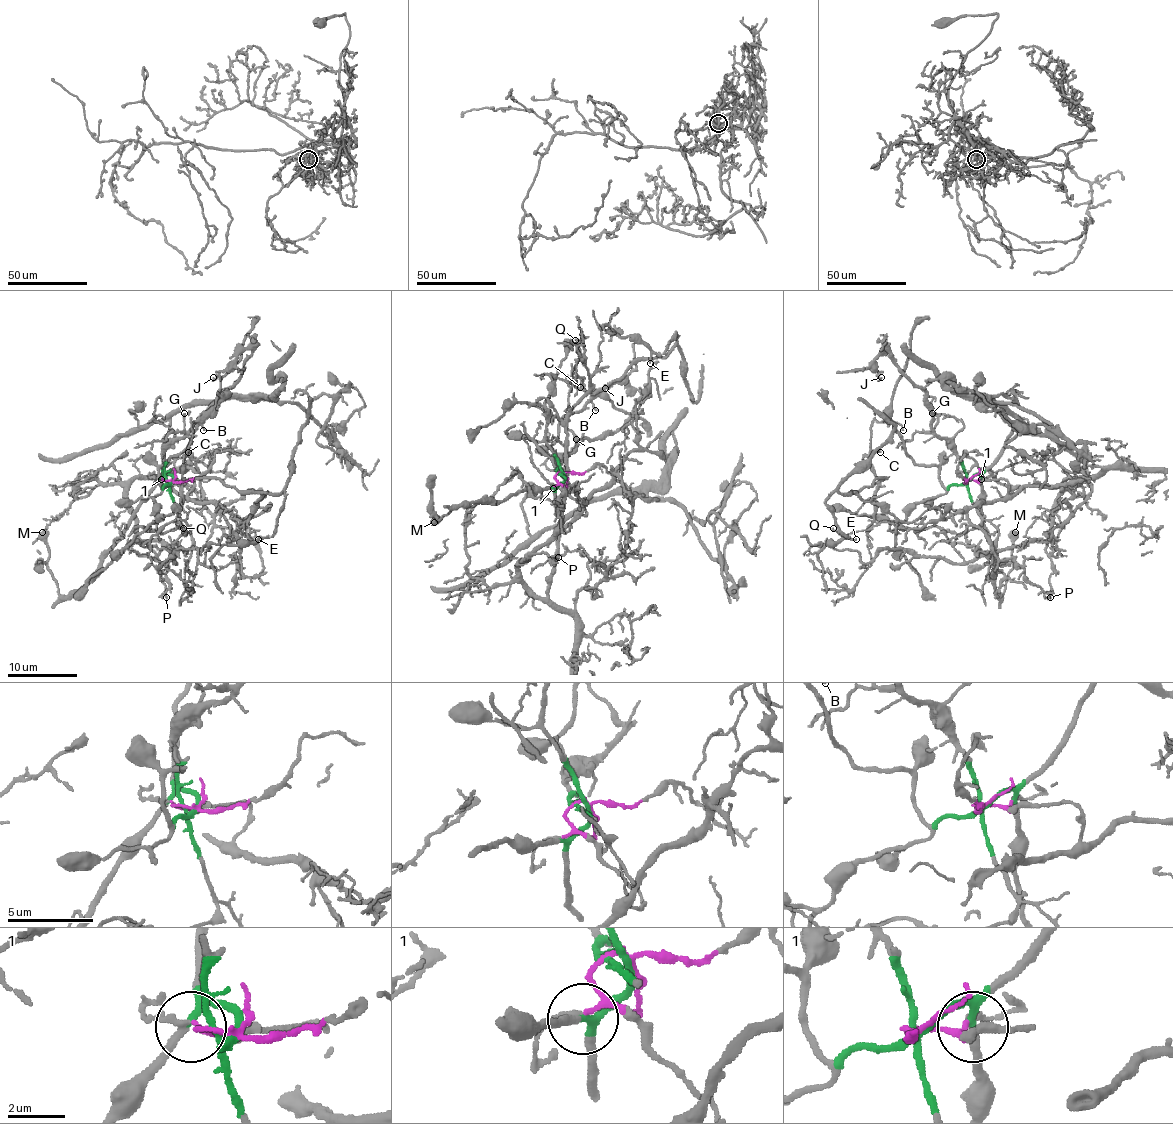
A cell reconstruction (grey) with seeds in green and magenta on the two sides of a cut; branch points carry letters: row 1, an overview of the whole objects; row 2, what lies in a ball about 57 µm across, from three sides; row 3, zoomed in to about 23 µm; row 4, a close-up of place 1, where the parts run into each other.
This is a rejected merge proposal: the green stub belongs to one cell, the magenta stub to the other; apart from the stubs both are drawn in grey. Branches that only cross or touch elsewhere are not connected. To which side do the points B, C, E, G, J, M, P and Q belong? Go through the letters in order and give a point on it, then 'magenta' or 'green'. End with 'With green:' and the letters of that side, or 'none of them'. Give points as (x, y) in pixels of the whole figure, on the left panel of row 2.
B: (203, 430) | green
C: (188, 452) | green
E: (258, 539) | green
G: (184, 413) | green
J: (213, 377) | green
M: (42, 532) | green
P: (166, 597) | magenta
Q: (183, 528) | green
With green: B, C, E, G, J, M, Q

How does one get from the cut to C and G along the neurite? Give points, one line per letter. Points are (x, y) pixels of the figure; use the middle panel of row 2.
C: (564, 473), (550, 445), (557, 437), (557, 424), (590, 398), (583, 377), (580, 377), (580, 388)
G: (564, 473), (557, 472), (555, 465), (578, 442), (576, 438)

